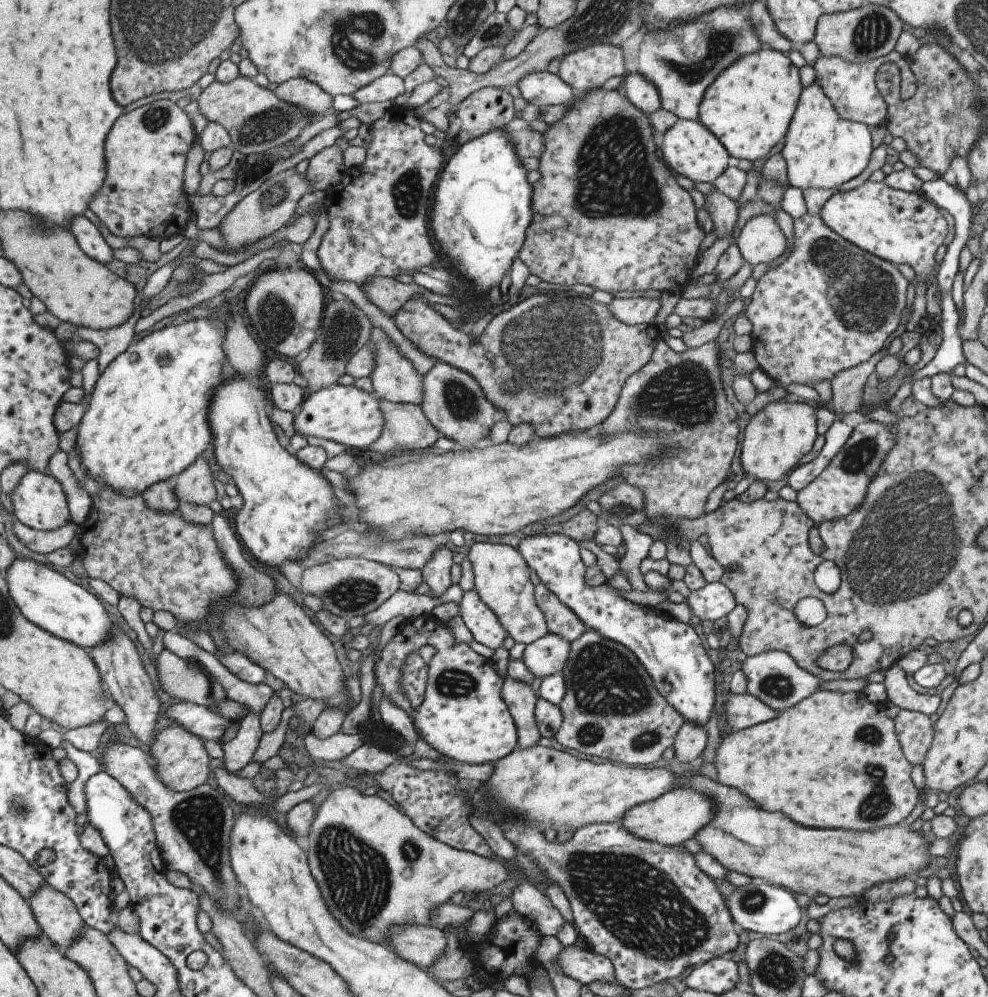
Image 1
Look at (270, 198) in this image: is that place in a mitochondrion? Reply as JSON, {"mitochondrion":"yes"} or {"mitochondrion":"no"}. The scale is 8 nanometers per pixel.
{"mitochondrion":"yes"}

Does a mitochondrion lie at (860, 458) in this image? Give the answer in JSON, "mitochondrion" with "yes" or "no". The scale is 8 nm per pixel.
{"mitochondrion":"yes"}

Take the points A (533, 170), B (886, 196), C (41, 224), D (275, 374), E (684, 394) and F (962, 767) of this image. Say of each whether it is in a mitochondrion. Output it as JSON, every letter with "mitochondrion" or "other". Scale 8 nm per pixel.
{"A":"other","B":"other","C":"other","D":"other","E":"mitochondrion","F":"other"}

